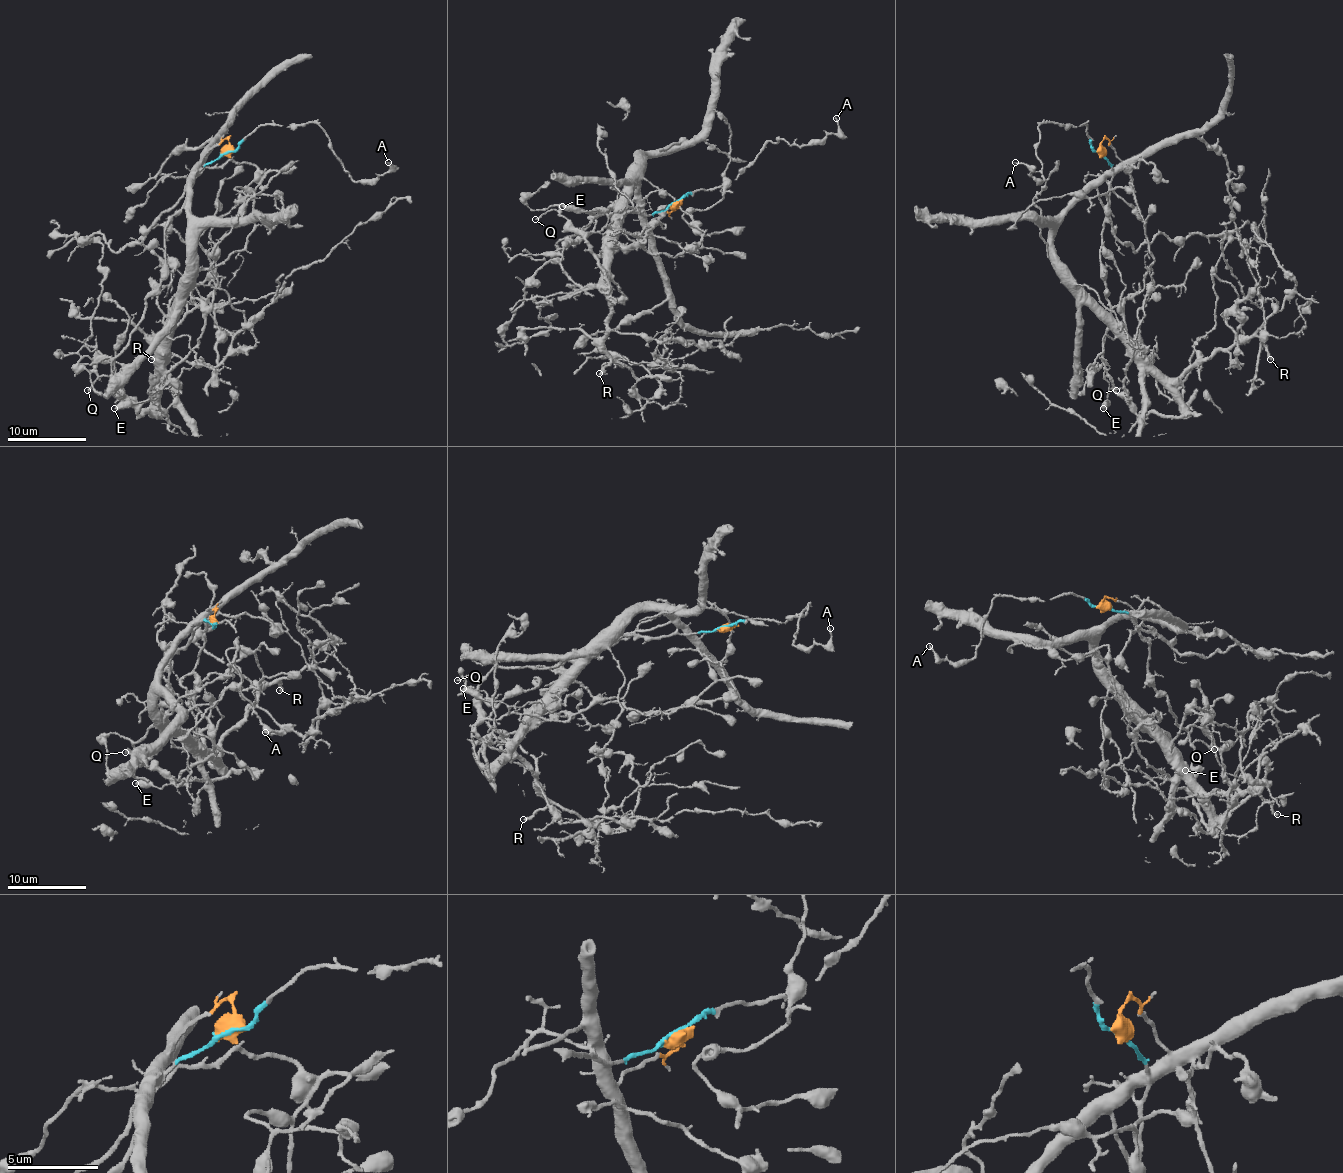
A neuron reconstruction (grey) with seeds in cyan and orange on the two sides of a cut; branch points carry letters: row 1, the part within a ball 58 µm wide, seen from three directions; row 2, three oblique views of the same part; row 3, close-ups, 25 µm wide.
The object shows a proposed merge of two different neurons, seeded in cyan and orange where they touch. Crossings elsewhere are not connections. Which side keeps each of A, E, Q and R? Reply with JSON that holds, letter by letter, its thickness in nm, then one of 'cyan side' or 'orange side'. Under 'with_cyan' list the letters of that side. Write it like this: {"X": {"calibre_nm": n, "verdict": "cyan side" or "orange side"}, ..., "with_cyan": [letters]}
{"A": {"calibre_nm": 180, "verdict": "cyan side"}, "E": {"calibre_nm": 480, "verdict": "cyan side"}, "Q": {"calibre_nm": 200, "verdict": "cyan side"}, "R": {"calibre_nm": 280, "verdict": "orange side"}, "with_cyan": ["A", "E", "Q"]}

